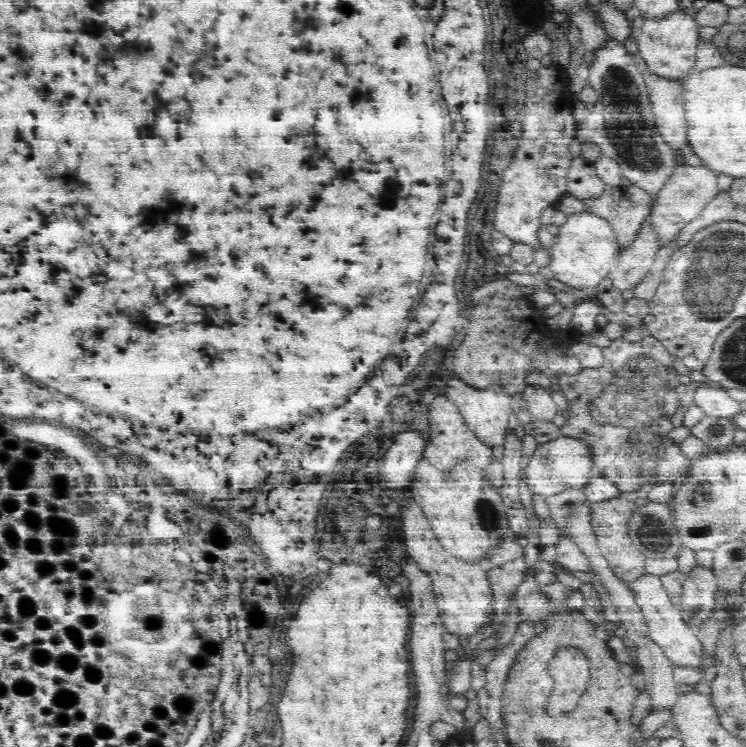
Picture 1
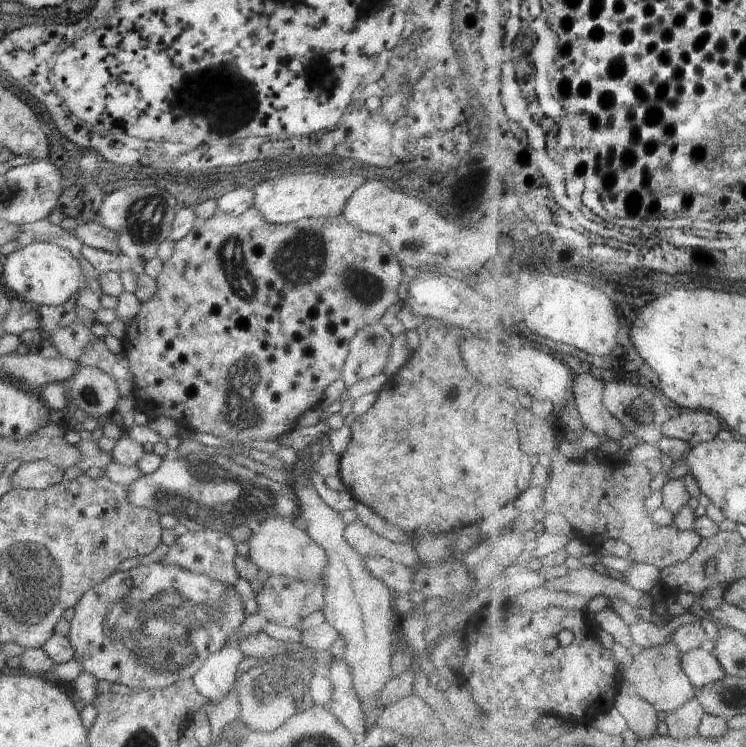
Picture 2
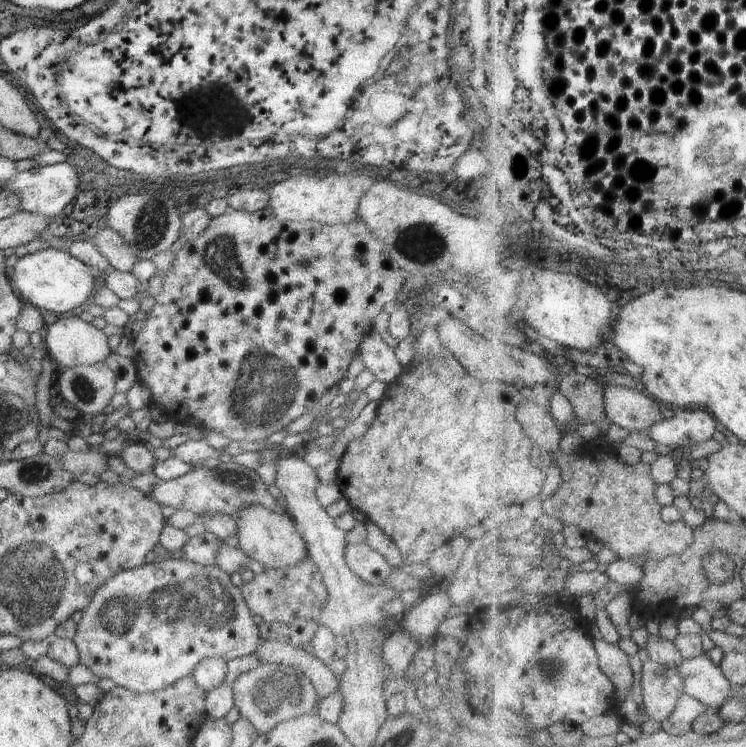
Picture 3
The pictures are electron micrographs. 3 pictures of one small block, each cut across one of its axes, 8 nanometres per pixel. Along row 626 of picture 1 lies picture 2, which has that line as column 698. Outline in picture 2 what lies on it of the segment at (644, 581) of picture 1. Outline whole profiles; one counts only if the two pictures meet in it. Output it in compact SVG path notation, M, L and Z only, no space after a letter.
M703 647L685 653L683 663L697 691L727 677L726 669L716 653Z

